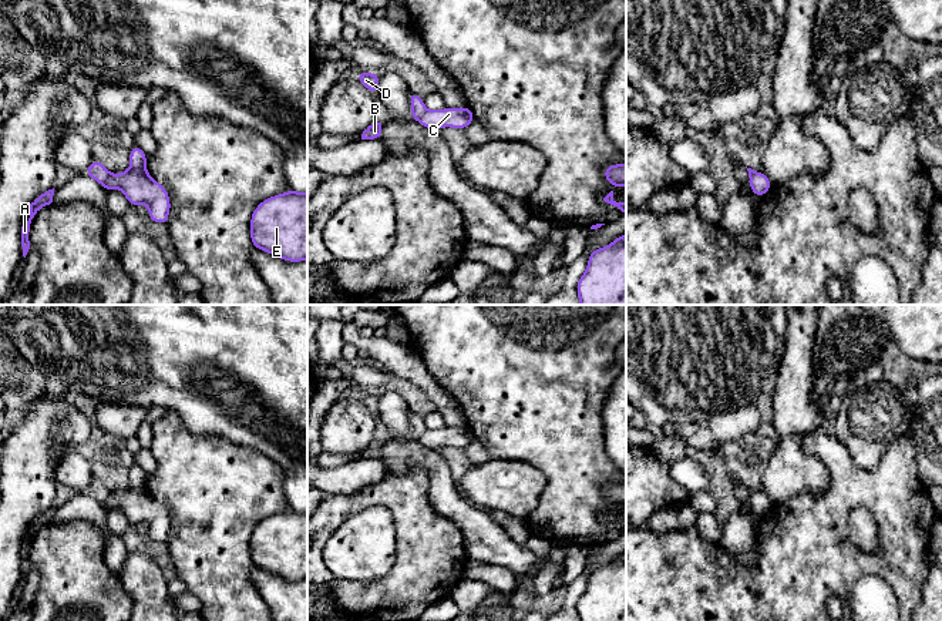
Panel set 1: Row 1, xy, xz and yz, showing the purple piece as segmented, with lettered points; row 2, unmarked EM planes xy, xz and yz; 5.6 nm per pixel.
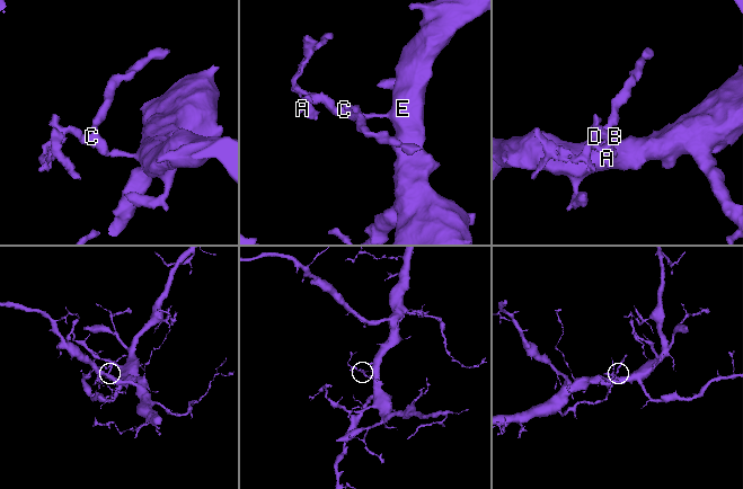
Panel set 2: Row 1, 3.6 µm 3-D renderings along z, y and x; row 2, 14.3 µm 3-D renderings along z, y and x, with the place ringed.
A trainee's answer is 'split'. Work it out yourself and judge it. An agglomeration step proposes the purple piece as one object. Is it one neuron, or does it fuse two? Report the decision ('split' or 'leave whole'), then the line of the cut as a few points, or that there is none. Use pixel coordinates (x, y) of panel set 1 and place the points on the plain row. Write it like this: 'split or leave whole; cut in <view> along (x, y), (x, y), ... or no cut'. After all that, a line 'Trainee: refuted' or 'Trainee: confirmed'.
split; cut in xy along (110, 492), (101, 503)
Trainee: confirmed

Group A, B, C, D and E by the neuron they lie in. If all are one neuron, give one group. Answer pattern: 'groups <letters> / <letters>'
groups A B D / C E

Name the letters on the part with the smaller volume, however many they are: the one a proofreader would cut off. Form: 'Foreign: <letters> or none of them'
Foreign: A, B, D

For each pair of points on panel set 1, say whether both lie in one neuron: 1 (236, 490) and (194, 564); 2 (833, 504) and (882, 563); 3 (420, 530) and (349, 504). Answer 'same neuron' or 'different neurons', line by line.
1: same neuron
2: same neuron
3: same neuron

